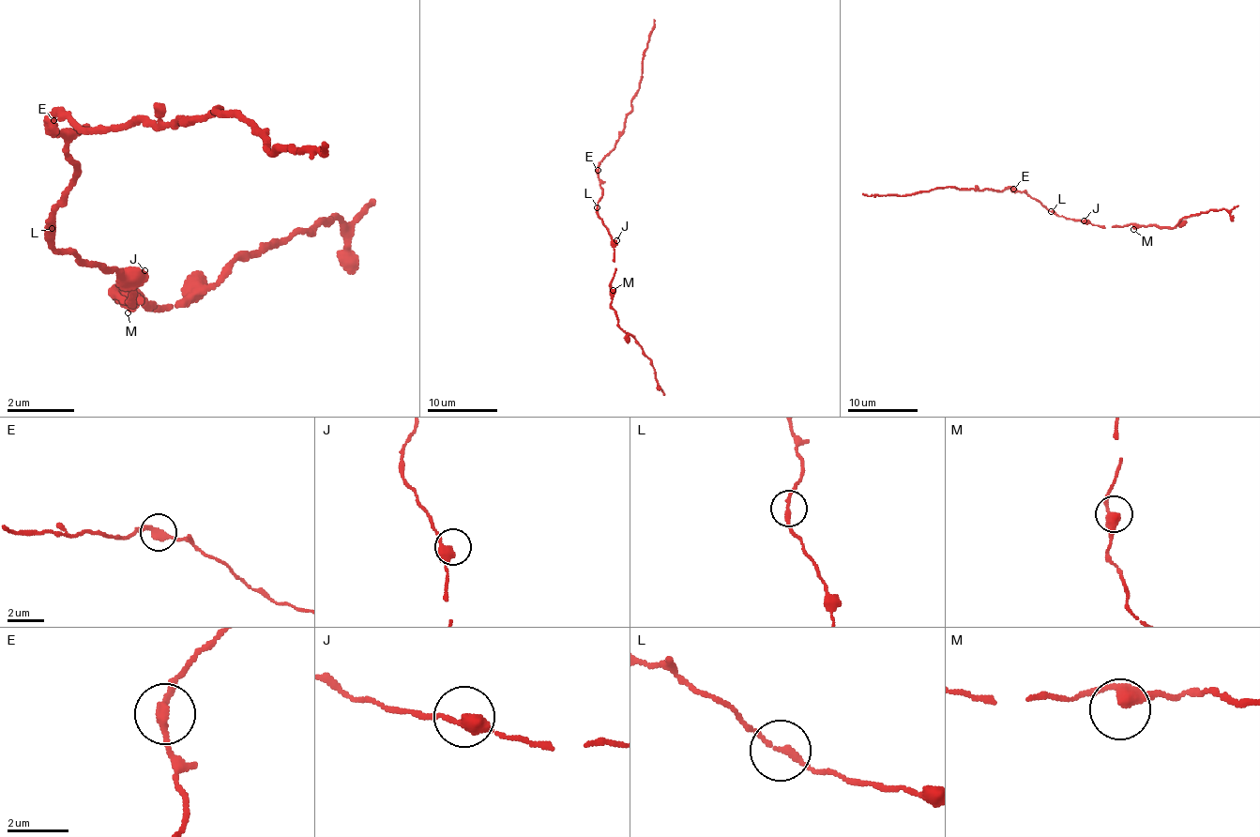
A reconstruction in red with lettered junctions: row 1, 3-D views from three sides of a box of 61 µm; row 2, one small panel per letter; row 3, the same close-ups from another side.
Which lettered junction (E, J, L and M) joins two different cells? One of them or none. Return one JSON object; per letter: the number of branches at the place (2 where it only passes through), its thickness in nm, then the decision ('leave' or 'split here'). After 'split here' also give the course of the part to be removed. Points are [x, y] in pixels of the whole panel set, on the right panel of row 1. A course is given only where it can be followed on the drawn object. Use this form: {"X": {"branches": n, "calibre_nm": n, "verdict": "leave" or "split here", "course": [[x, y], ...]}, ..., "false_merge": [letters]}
{"E": {"branches": 2, "calibre_nm": 320, "verdict": "split here", "course": [[1014, 189], [977, 190], [940, 187], [896, 195], [863, 193]]}, "J": {"branches": 2, "calibre_nm": 400, "verdict": "leave"}, "L": {"branches": 2, "calibre_nm": 200, "verdict": "leave"}, "M": {"branches": 2, "calibre_nm": 380, "verdict": "leave"}, "false_merge": ["E"]}

